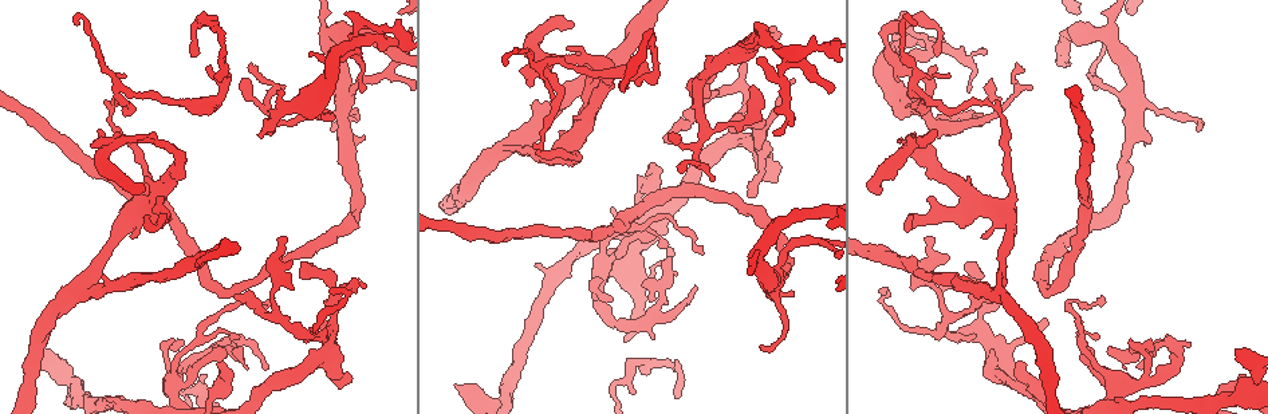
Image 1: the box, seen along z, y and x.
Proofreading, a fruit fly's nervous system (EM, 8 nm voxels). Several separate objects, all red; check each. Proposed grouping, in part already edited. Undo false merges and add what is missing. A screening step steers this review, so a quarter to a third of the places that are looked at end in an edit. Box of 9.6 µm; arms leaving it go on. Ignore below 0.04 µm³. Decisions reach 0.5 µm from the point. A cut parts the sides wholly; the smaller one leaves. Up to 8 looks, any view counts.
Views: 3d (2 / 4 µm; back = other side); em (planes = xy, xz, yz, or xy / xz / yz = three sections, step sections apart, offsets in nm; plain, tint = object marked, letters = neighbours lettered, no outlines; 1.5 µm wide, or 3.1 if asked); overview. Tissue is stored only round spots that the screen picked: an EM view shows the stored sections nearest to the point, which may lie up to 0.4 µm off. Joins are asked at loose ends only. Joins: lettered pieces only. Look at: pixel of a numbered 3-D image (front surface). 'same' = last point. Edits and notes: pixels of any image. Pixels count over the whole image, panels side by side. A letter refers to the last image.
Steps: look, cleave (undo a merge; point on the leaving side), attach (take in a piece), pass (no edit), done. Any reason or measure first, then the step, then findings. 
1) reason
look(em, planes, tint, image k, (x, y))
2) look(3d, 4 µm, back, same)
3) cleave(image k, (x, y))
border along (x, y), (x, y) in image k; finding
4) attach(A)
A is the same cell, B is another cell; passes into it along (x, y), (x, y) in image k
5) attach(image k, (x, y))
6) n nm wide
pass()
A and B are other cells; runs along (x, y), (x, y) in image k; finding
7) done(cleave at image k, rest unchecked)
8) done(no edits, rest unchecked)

free end
look(3d, 4 µm, image 1, (286, 86))

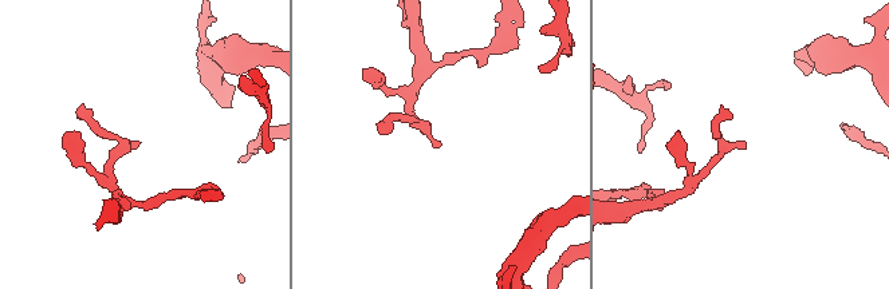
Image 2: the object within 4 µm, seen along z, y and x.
now the EM
look(em, planes, letters, image 2, (138, 142))

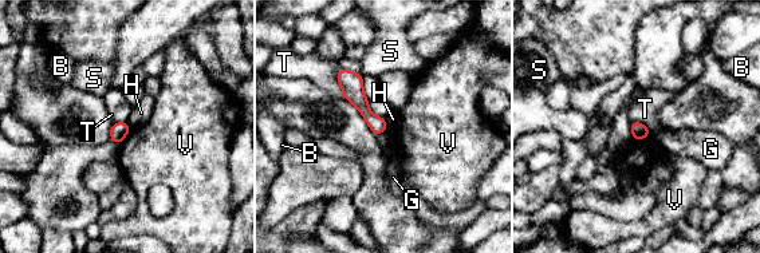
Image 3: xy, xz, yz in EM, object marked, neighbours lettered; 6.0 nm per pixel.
100 nm wide
pass()
B, G, H, S, T and V are other cells; none of them fits

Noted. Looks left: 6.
abrupt turn
look(3d, 4 µm, image 1, (538, 151))

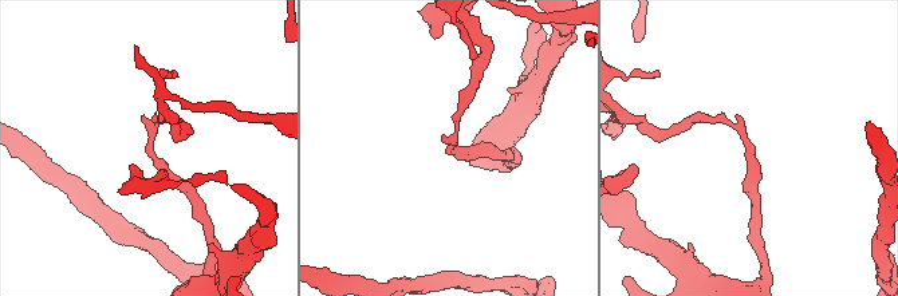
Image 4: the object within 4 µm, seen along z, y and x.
shape alone is not enough
look(em, planes, letters, image 4, (449, 150))

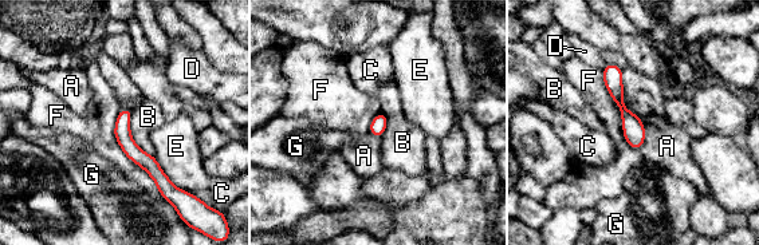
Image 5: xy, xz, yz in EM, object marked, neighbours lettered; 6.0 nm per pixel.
pass()
A, B, C, D, E, F and G are other cells; runs along (124, 113), (126, 143), (174, 192) in image 5; all the same neuron

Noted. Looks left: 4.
three-way junction
look(em, planes, letters, image 1, (911, 37))

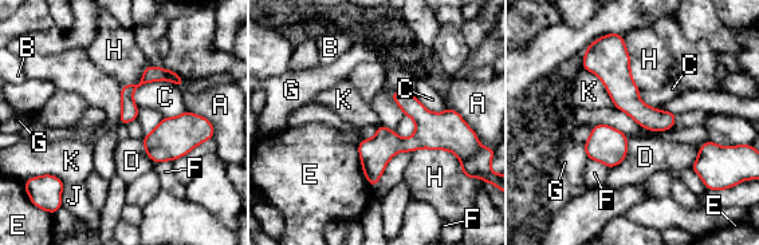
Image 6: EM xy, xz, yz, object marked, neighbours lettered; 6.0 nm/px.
H touches over 360 nm
pass()
A, B, C, D, E, F, G, H, J and K are other cells; runs along (457, 119), (393, 145), (373, 182) in image 6; continuous, no second neuron

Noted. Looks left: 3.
done(no edits, rest unchecked)

